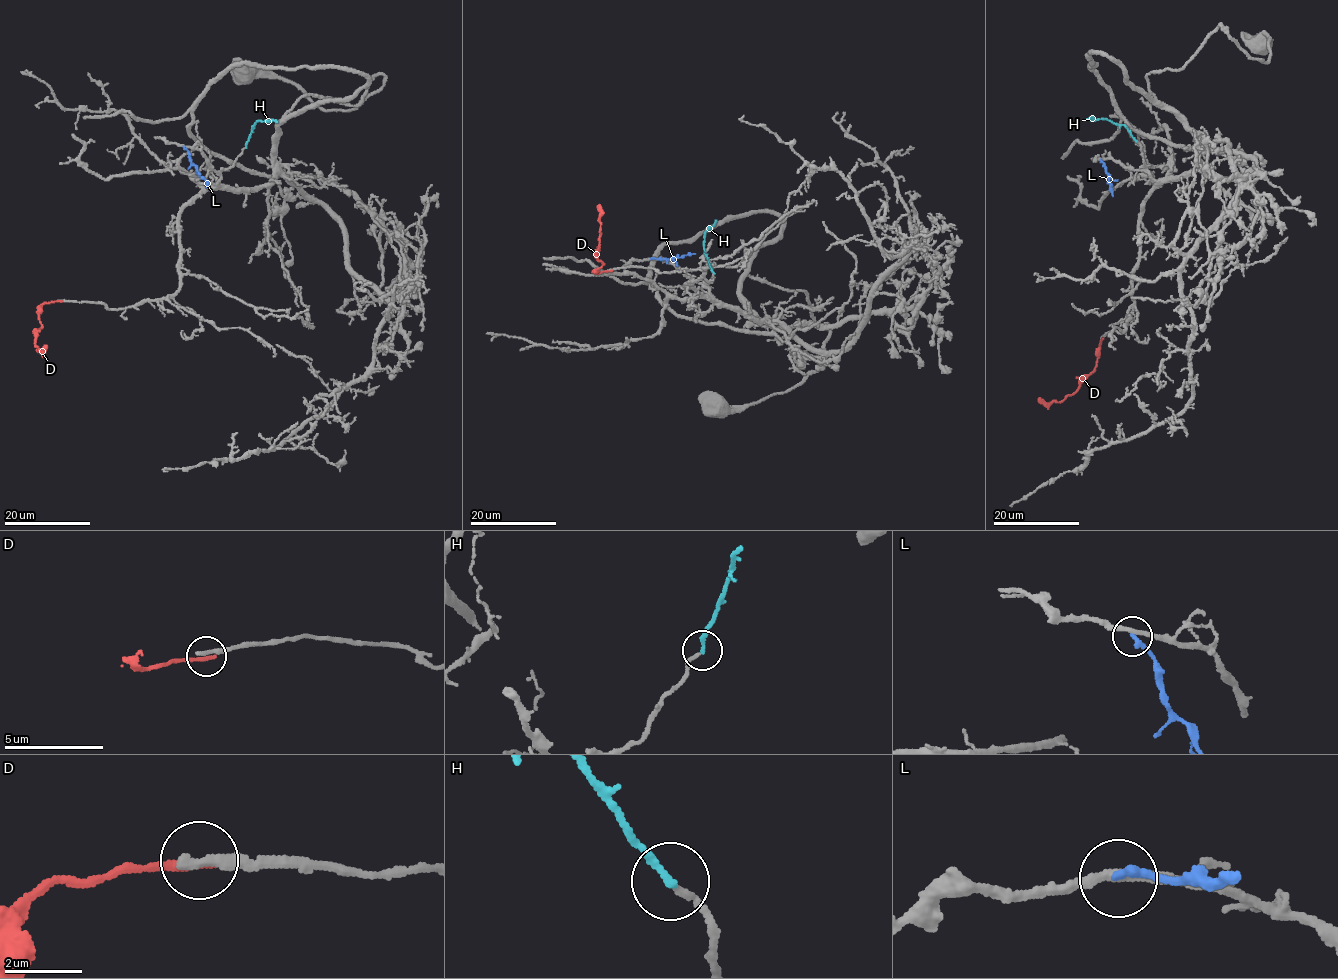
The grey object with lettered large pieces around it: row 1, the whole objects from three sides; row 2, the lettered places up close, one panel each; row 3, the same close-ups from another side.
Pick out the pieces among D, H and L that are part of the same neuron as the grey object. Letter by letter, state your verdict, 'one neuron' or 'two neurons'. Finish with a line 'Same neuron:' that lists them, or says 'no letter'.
D: two neurons
H: one neuron
L: two neurons
Same neuron: H

